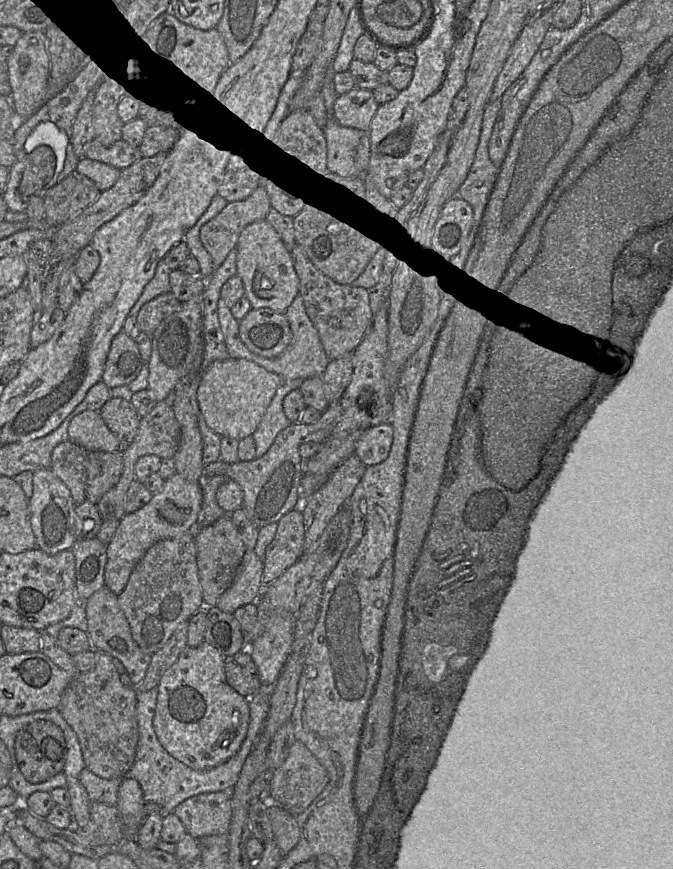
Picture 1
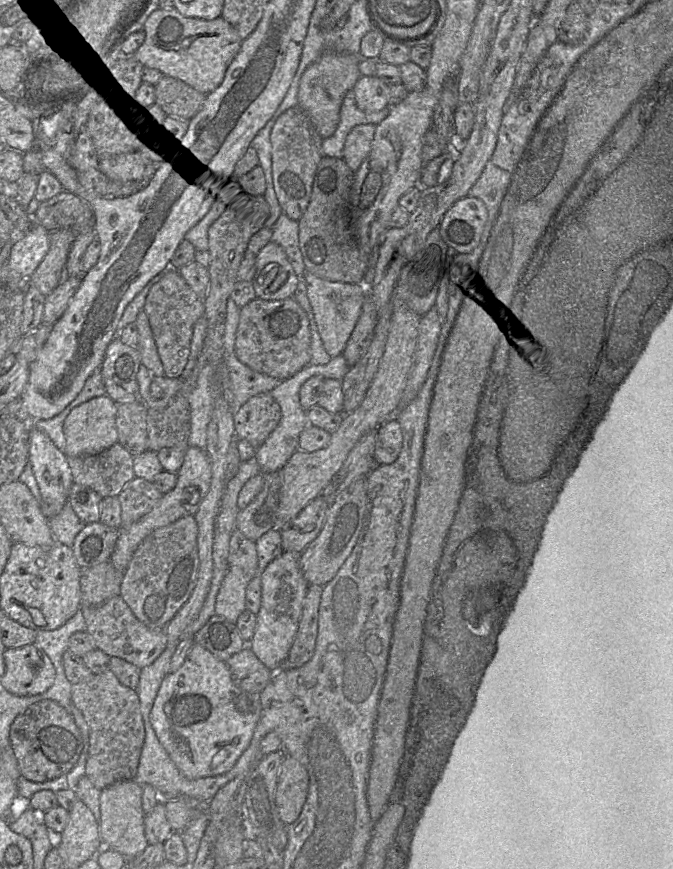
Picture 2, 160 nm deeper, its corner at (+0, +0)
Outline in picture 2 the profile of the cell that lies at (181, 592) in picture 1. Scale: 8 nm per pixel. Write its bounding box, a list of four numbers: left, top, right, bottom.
[120,516,198,630]

